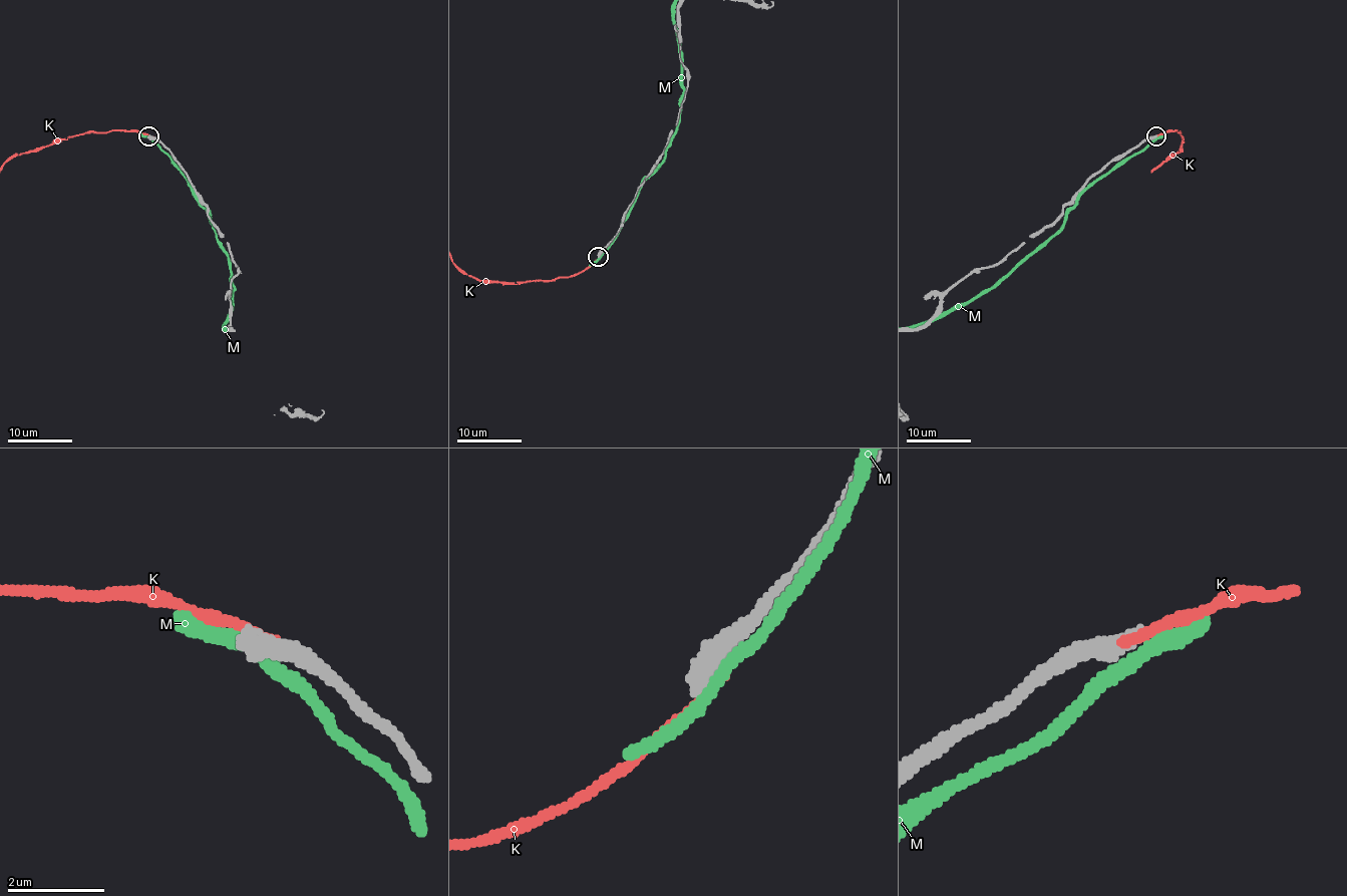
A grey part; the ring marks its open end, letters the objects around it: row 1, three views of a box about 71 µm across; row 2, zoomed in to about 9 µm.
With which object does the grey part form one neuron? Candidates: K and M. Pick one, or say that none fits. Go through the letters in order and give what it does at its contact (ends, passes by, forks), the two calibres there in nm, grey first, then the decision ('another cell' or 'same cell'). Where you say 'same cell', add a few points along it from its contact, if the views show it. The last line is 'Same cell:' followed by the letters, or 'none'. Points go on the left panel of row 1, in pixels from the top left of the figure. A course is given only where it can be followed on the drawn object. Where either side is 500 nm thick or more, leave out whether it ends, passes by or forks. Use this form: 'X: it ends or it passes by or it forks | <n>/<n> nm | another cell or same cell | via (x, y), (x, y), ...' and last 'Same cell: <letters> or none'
K: it ends | 480/240 nm | another cell
M: it passes by | 440/280 nm | another cell
Same cell: none

